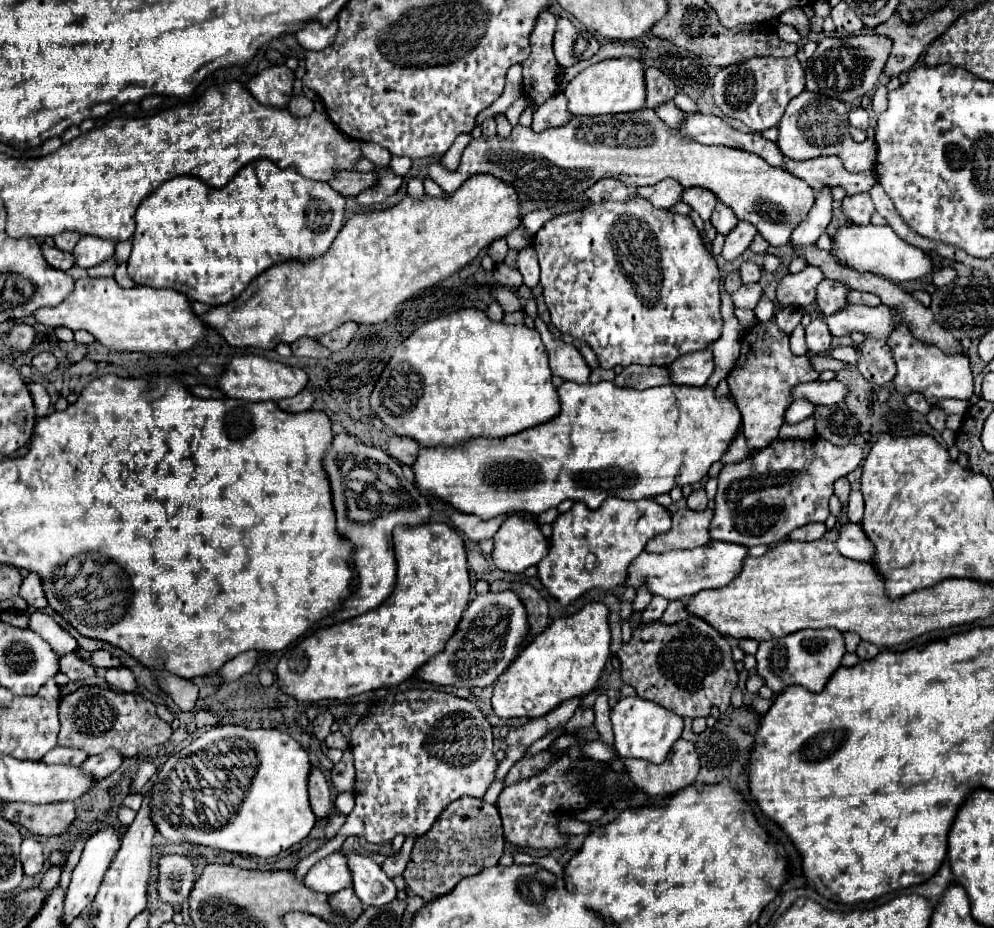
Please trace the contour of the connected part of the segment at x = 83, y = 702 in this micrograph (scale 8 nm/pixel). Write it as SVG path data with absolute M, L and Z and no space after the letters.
M79 688L65 696L59 704L59 744L81 748L87 754L101 754L107 748L117 748L125 758L137 756L143 750L163 744L171 736L171 726L155 714L155 704L137 692L113 692L103 688Z

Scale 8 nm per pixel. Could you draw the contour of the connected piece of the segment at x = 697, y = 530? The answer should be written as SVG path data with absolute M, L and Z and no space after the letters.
M681 508L673 512L673 526L663 532L663 536L657 536L655 540L647 542L645 552L671 552L681 548L697 548L711 540L709 536L709 522L713 518L711 510L693 512L689 508Z

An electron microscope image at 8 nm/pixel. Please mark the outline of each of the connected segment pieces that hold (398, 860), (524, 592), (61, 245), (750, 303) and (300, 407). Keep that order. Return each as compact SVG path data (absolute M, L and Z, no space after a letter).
M407 838L405 844L403 844L403 848L401 848L401 852L397 852L393 856L387 856L387 860L383 862L383 872L389 878L395 878L395 876L401 876L403 874L413 844L415 844L415 838Z
M493 580L491 590L513 590L521 596L527 612L529 612L529 624L531 624L531 636L543 632L549 626L549 608L547 600L525 580Z
M61 232L59 236L55 236L53 240L55 240L55 246L59 248L59 250L65 250L65 252L71 252L73 248L75 248L75 244L77 244L77 240L79 240L81 236L77 236L75 232Z
M741 284L741 288L731 294L731 298L735 298L735 308L755 308L757 300L761 298L763 290L759 284Z
M301 390L297 396L291 396L291 398L285 398L285 400L277 402L277 406L283 412L289 412L289 414L311 410L311 404L313 404L313 394L309 390Z

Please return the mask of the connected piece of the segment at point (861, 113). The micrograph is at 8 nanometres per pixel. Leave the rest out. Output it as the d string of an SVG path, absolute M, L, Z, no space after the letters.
M853 108L849 112L849 124L855 126L855 128L859 128L859 130L867 128L867 118L869 118L867 110L863 110L863 108Z

